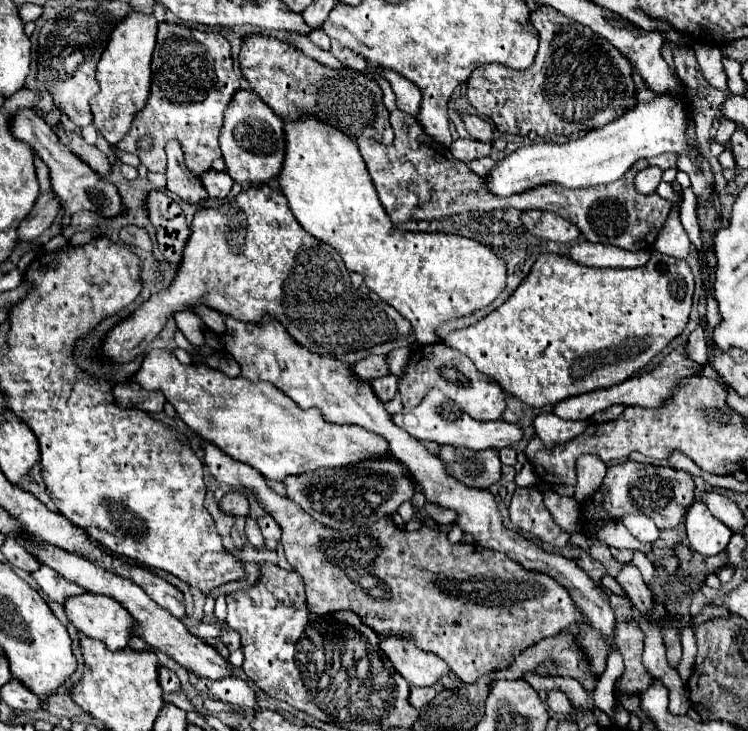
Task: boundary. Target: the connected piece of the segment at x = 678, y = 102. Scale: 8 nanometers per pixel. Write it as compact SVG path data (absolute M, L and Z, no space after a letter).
M686 92L684 96L680 96L680 94L662 94L662 96L656 96L648 104L636 104L634 108L630 108L626 114L622 114L614 122L610 122L602 128L590 130L582 138L572 140L568 144L546 144L544 142L544 144L520 146L516 152L512 152L502 162L498 162L494 166L494 170L490 170L490 174L486 176L488 190L492 190L492 194L498 194L498 196L510 196L510 194L524 192L528 188L536 188L536 186L546 184L546 182L556 182L556 184L562 184L566 188L588 188L588 186L610 184L610 182L616 182L618 178L622 178L626 174L626 170L636 160L660 156L660 154L666 154L666 152L684 154L692 162L698 162L698 154L696 154L694 146L690 146L688 136L686 136L688 118L690 118L690 104L692 104L690 102L690 92Z

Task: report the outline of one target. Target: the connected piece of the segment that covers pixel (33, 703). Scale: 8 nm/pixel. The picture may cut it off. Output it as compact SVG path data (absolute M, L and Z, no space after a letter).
M12 678L2 688L2 700L14 710L24 710L26 712L26 710L40 710L42 708L40 698L34 692L26 690L26 686L16 678Z

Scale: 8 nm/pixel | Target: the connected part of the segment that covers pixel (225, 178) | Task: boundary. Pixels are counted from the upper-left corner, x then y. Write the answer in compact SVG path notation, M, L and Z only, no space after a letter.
M212 168L200 176L200 182L206 188L210 198L226 198L234 184L234 180L230 178L228 172L216 172Z

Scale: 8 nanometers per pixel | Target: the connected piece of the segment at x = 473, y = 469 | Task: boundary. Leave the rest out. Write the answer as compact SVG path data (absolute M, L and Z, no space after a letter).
M442 446L440 456L446 462L446 468L454 478L474 488L490 488L500 480L502 462L498 458L498 450L468 450L456 446Z

